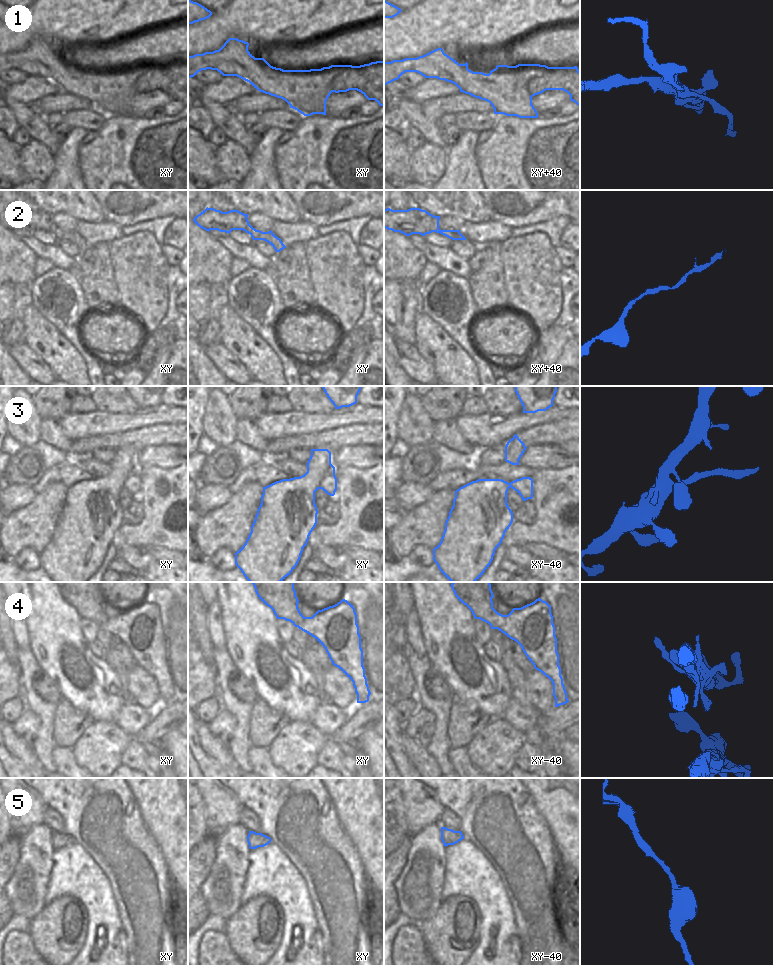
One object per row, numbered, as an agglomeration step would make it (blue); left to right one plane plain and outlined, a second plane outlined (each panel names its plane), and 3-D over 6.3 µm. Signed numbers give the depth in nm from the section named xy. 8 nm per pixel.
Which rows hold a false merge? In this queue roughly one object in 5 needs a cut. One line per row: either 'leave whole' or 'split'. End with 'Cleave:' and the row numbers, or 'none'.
1: split
2: leave whole
3: leave whole
4: leave whole
5: leave whole
Cleave: 1

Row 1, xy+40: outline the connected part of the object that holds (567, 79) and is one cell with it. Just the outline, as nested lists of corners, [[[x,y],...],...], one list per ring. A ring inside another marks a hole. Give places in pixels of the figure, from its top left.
[[[577,66],[549,67],[545,74],[529,83],[528,89],[534,96],[546,90],[563,90],[580,107],[580,71]]]

